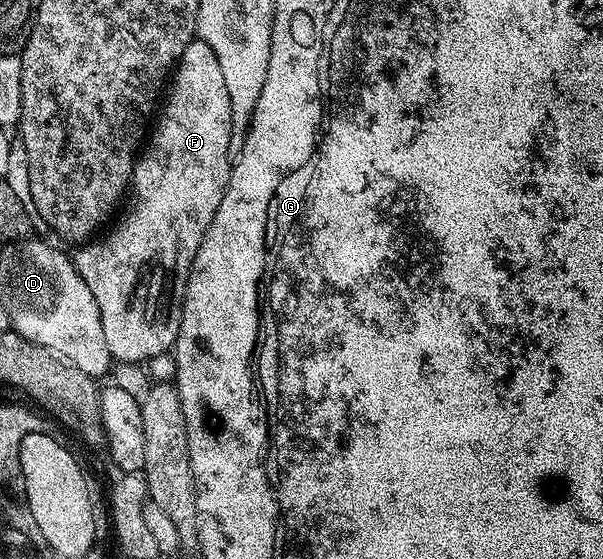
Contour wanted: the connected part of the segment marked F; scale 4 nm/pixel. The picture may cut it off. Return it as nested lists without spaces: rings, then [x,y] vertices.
[[[196,37],[184,49],[181,59],[176,64],[176,70],[169,80],[168,90],[165,92],[164,102],[161,104],[157,119],[158,124],[155,127],[153,124],[152,134],[149,136],[149,139],[151,138],[150,152],[147,155],[142,153],[137,156],[134,173],[130,176],[132,190],[128,195],[130,208],[127,209],[126,216],[115,225],[114,231],[108,232],[103,239],[91,238],[86,244],[79,246],[82,248],[72,257],[74,267],[77,268],[78,273],[96,299],[96,309],[100,311],[100,325],[104,325],[104,341],[108,341],[111,356],[115,360],[123,359],[126,363],[145,364],[152,357],[165,355],[173,348],[182,320],[182,298],[186,292],[186,278],[190,275],[190,266],[200,249],[200,241],[204,237],[208,225],[212,225],[212,217],[216,217],[216,209],[220,209],[220,201],[224,197],[226,186],[230,180],[232,157],[228,153],[228,137],[232,137],[232,105],[228,102],[228,88],[224,86],[224,72],[220,69],[220,61],[216,61],[216,53],[212,53],[212,49],[203,39]]]

